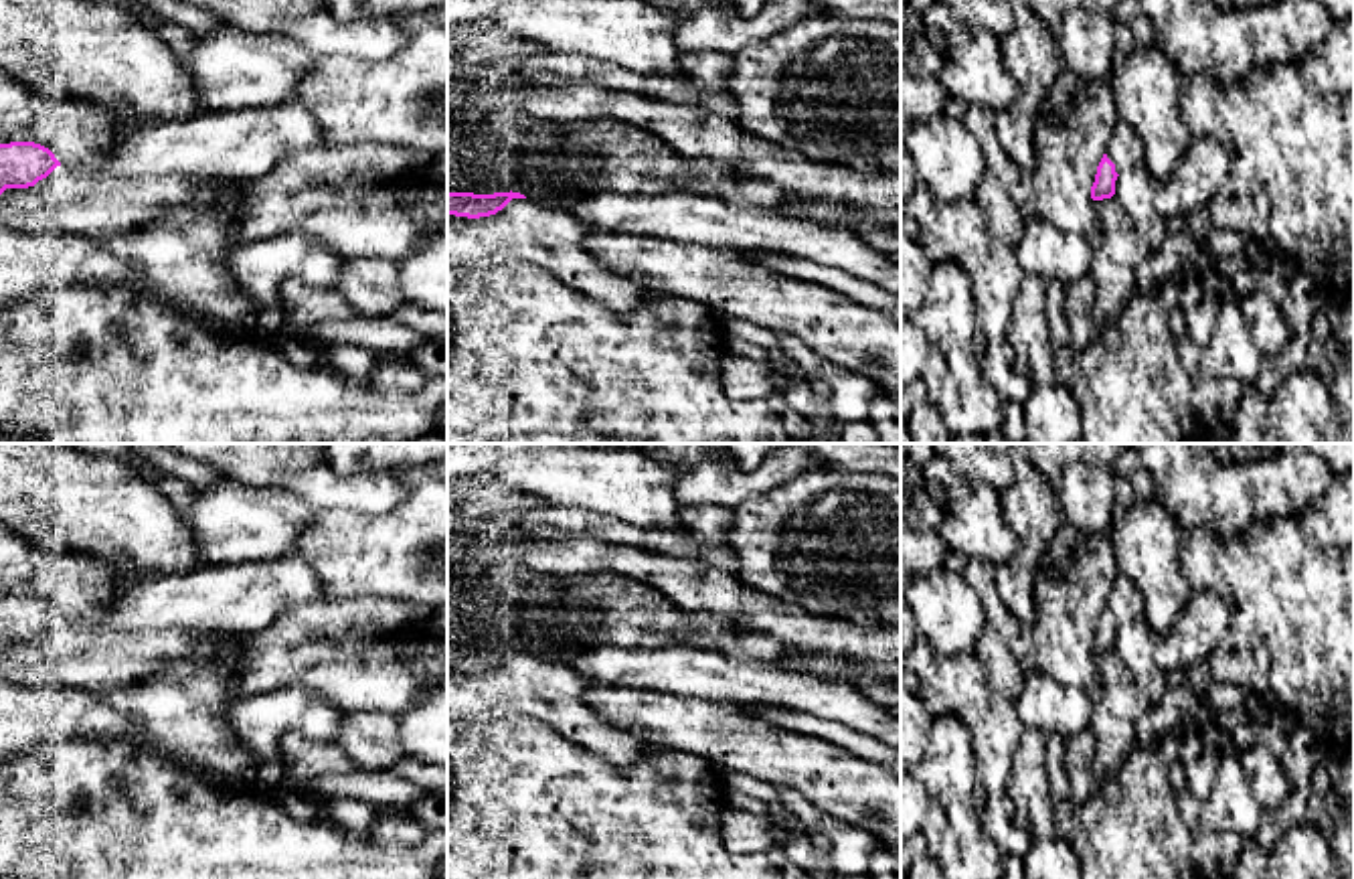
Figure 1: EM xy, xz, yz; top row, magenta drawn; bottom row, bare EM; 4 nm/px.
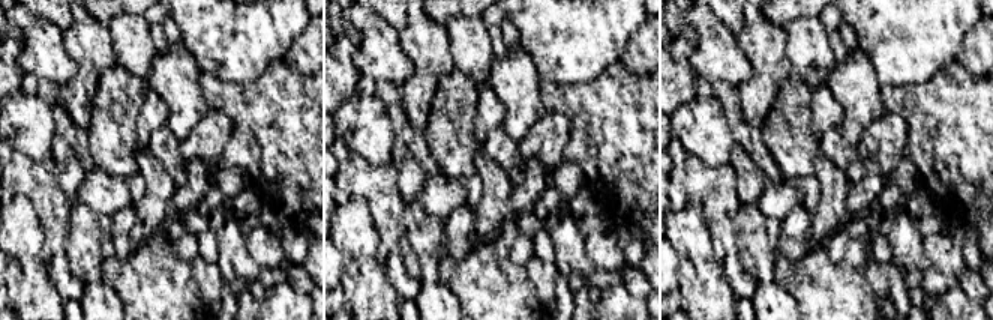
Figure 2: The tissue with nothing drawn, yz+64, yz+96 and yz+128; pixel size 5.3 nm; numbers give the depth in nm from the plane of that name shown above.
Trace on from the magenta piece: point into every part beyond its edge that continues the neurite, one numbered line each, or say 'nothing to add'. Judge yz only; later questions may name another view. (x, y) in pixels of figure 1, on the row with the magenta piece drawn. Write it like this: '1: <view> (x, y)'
1: yz (1126, 150)

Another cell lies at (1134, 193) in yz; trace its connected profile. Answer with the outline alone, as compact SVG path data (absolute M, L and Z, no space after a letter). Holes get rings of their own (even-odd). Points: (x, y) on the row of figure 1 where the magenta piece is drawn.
M1144 164L1117 176L1113 198L1133 221L1150 251L1156 251L1166 237L1166 219L1154 207L1152 174Z

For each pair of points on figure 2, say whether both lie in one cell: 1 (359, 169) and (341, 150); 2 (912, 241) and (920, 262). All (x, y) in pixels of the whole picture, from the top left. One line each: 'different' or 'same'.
1: same
2: same

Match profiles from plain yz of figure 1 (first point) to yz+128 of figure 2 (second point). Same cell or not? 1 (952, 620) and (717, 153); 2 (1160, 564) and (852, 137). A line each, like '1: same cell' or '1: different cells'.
1: same cell
2: same cell

